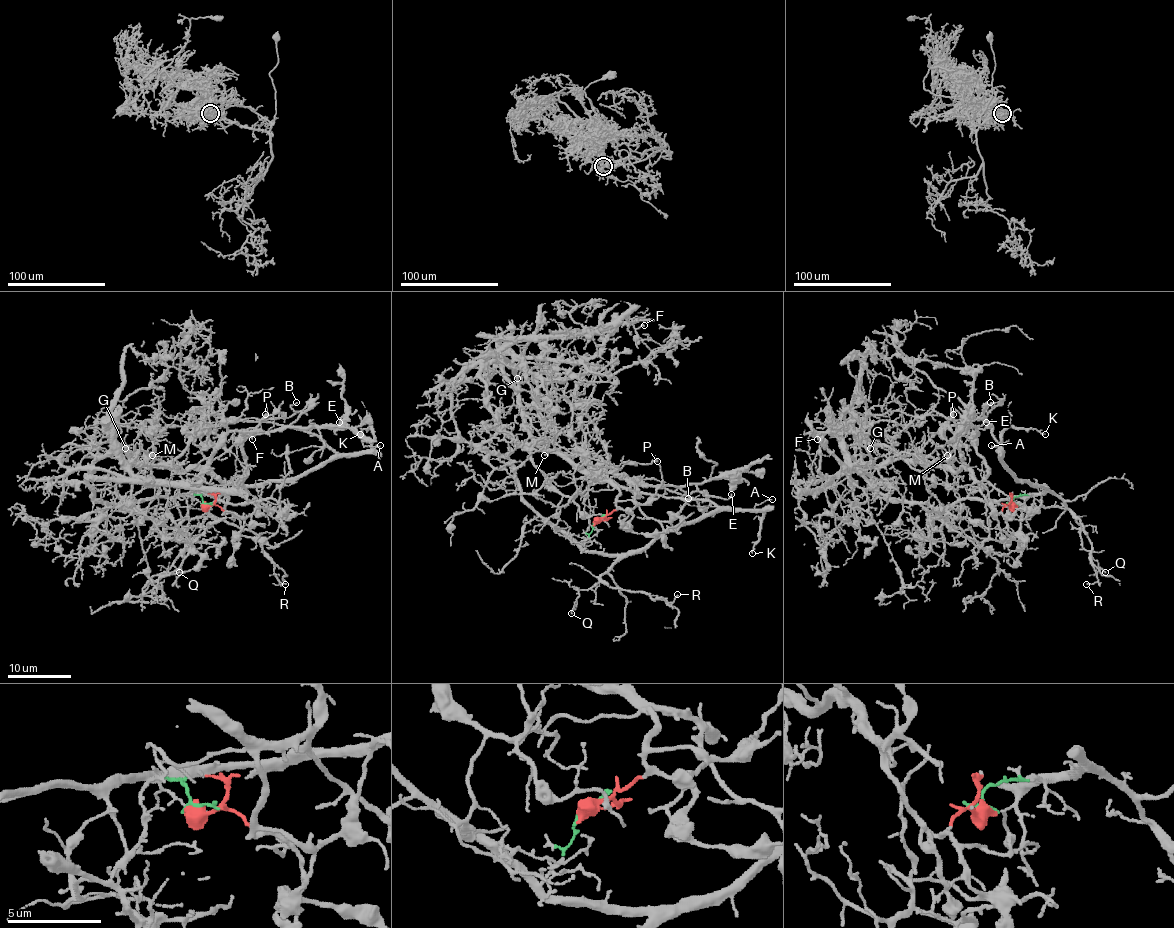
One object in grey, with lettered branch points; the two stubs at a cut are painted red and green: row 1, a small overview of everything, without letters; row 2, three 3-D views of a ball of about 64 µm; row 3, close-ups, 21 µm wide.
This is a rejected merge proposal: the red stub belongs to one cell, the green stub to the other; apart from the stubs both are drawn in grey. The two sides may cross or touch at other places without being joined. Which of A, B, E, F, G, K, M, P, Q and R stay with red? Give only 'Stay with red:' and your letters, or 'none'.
Stay with red: B, E, F, G, M, P

